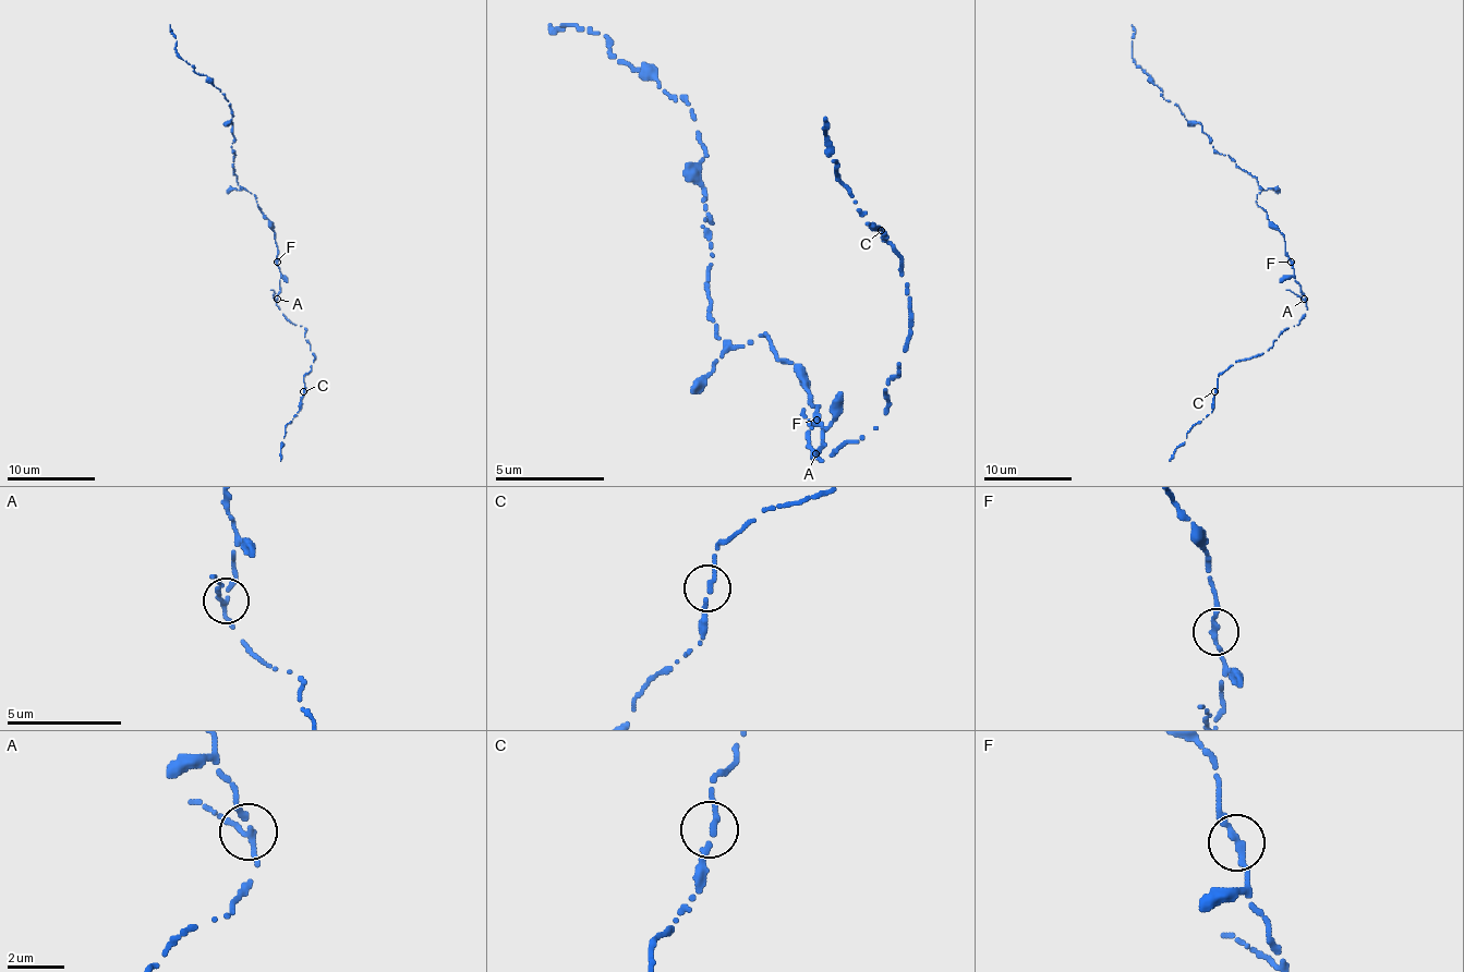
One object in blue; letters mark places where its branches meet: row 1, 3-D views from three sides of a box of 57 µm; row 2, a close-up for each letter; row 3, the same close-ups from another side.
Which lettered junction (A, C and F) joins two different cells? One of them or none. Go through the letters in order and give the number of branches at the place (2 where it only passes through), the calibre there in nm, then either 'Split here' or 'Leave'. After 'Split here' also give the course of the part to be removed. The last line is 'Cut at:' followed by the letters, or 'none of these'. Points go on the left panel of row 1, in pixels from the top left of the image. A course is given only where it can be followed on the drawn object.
A: Branches: 2. Thickness 220 nm. Leave
C: Branches: 2. Thickness 200 nm. Leave
F: Branches: 2. Thickness 240 nm. Leave
Cut at: none of these

